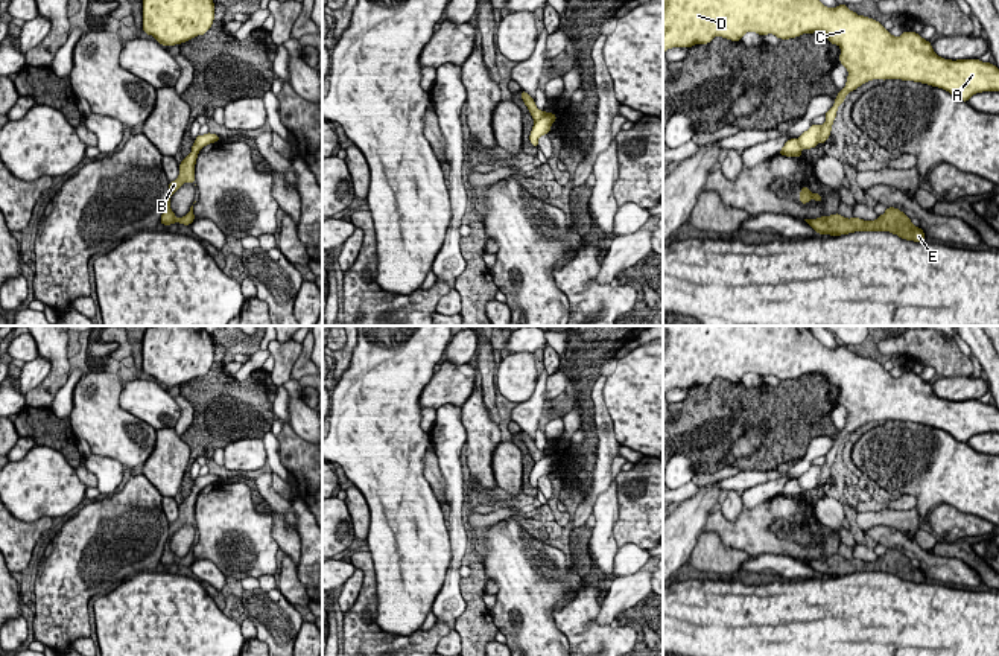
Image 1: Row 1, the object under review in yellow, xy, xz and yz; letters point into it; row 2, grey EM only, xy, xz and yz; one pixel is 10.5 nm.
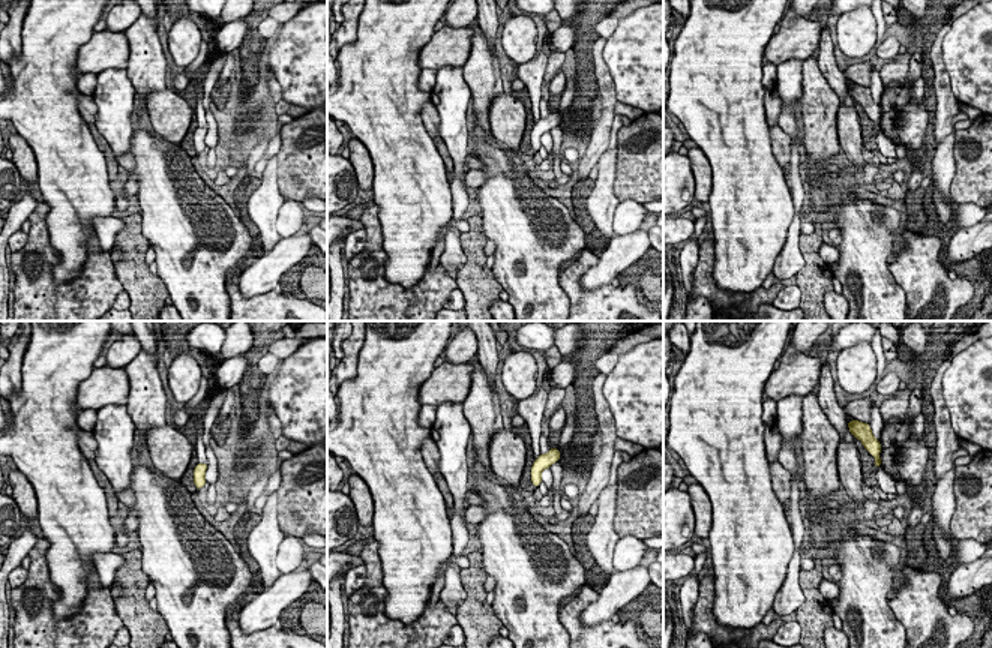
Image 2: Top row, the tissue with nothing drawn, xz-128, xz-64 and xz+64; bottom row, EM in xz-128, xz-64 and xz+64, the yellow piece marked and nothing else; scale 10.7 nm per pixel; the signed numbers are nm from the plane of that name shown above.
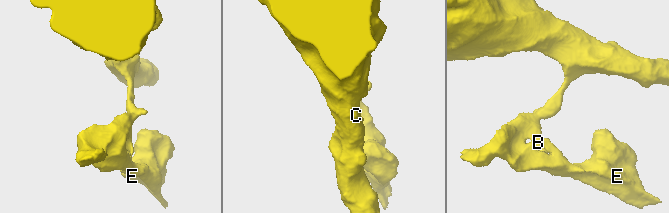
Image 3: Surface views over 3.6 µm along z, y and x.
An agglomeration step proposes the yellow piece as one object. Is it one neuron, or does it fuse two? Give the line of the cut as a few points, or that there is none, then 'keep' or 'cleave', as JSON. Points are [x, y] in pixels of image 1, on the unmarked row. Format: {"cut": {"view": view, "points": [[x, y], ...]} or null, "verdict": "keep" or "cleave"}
{"cut": {"view": "xz", "points": [[546, 454], [535, 461]]}, "verdict": "cleave"}

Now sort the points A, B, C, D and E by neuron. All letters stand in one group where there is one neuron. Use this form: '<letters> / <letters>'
A C D / B E

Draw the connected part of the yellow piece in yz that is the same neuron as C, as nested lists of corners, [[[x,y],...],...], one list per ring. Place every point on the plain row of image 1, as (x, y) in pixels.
[[[663,326],[663,394],[672,388],[709,385],[715,377],[741,382],[747,373],[772,374],[780,381],[803,374],[823,374],[830,385],[841,390],[839,403],[847,409],[845,428],[838,434],[833,447],[824,455],[823,466],[810,466],[797,481],[801,490],[826,484],[845,437],[873,420],[902,420],[928,425],[949,432],[967,443],[982,432],[999,432],[999,409],[981,400],[944,400],[920,374],[903,373],[893,377],[882,364],[858,356],[847,346],[835,350],[824,347],[806,326]]]

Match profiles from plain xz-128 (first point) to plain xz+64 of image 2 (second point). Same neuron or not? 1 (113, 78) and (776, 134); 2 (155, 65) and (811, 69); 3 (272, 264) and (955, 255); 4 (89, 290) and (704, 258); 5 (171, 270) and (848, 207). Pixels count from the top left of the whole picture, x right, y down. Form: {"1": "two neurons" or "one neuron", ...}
{"1": "two neurons", "2": "one neuron", "3": "one neuron", "4": "one neuron", "5": "one neuron"}

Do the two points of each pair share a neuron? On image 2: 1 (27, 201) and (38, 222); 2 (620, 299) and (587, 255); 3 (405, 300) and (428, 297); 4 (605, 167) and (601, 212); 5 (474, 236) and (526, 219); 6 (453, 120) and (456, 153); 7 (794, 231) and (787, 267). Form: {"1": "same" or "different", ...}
{"1": "different", "2": "same", "3": "same", "4": "same", "5": "different", "6": "same", "7": "same"}

